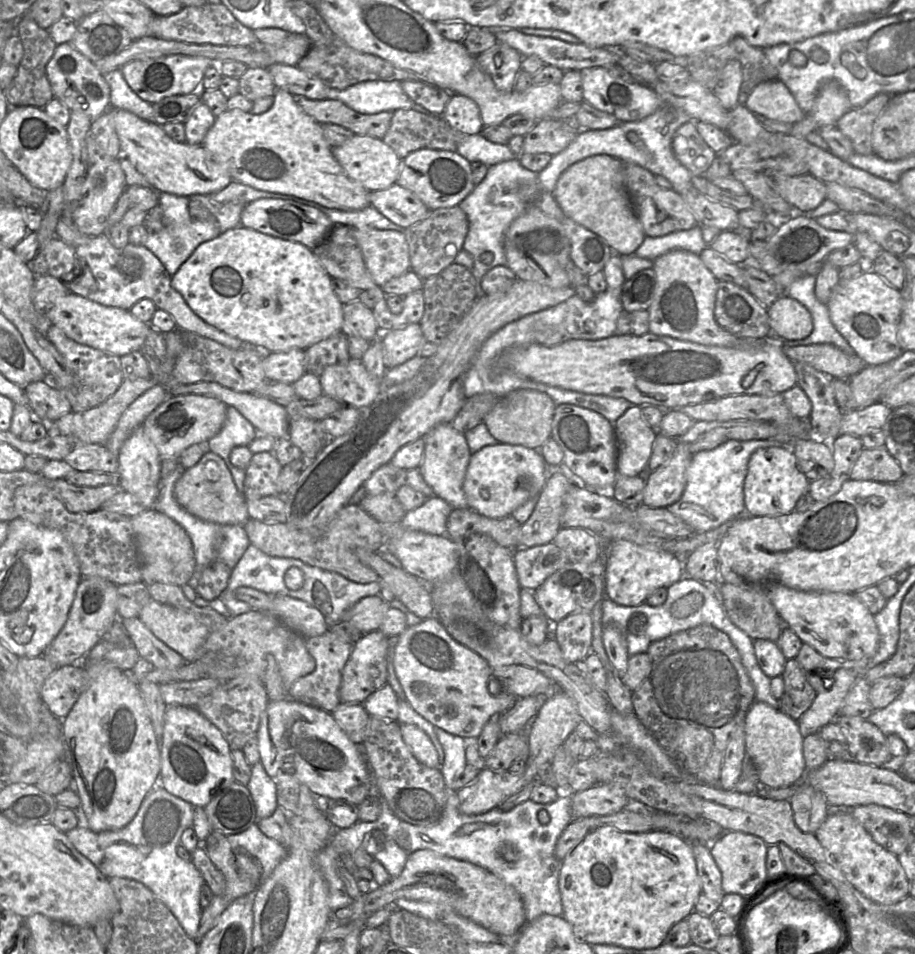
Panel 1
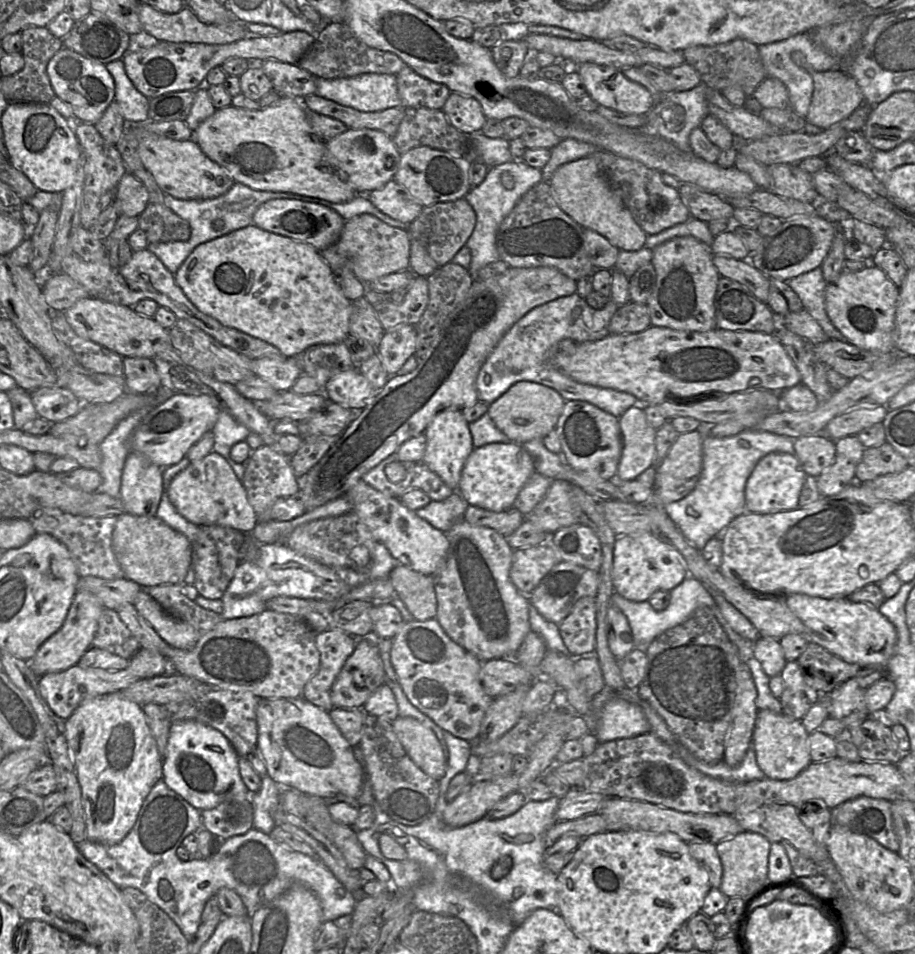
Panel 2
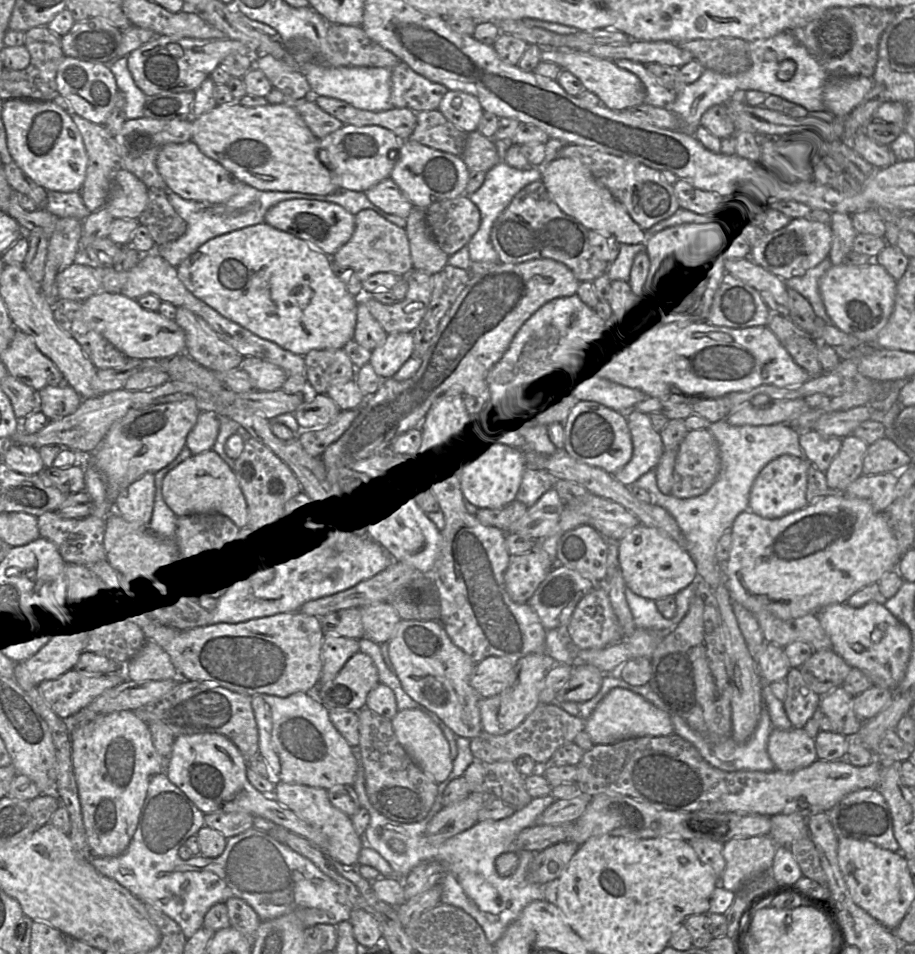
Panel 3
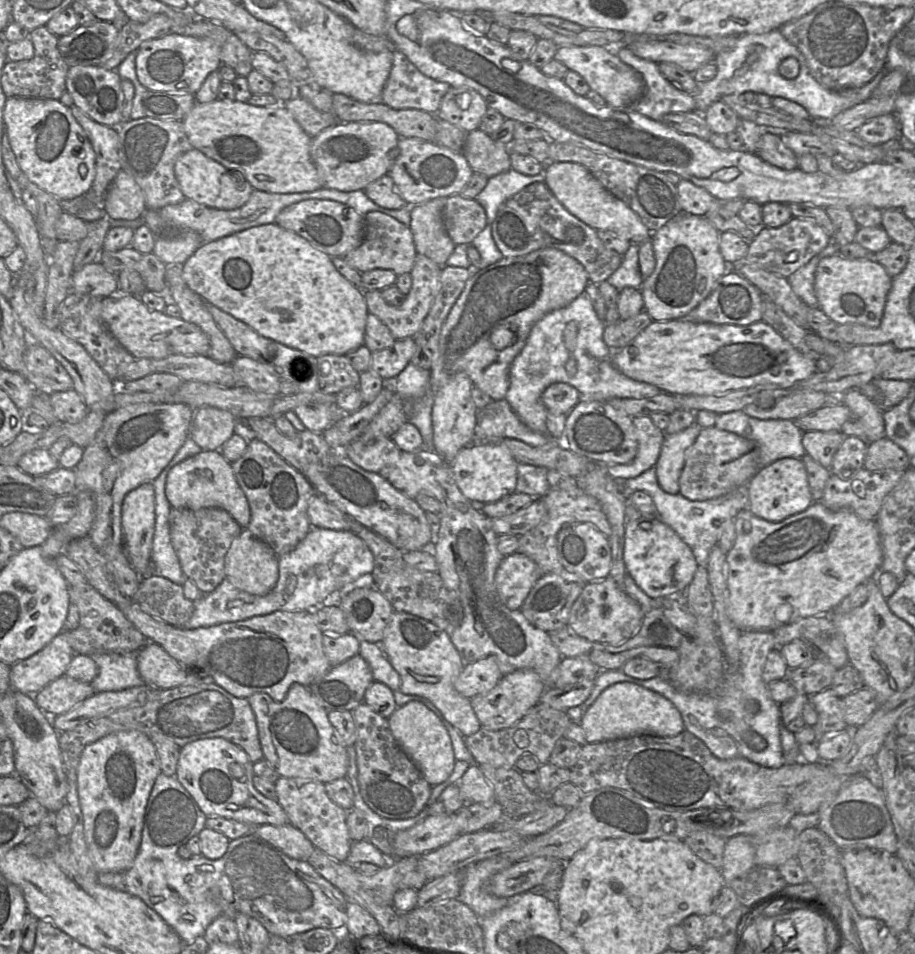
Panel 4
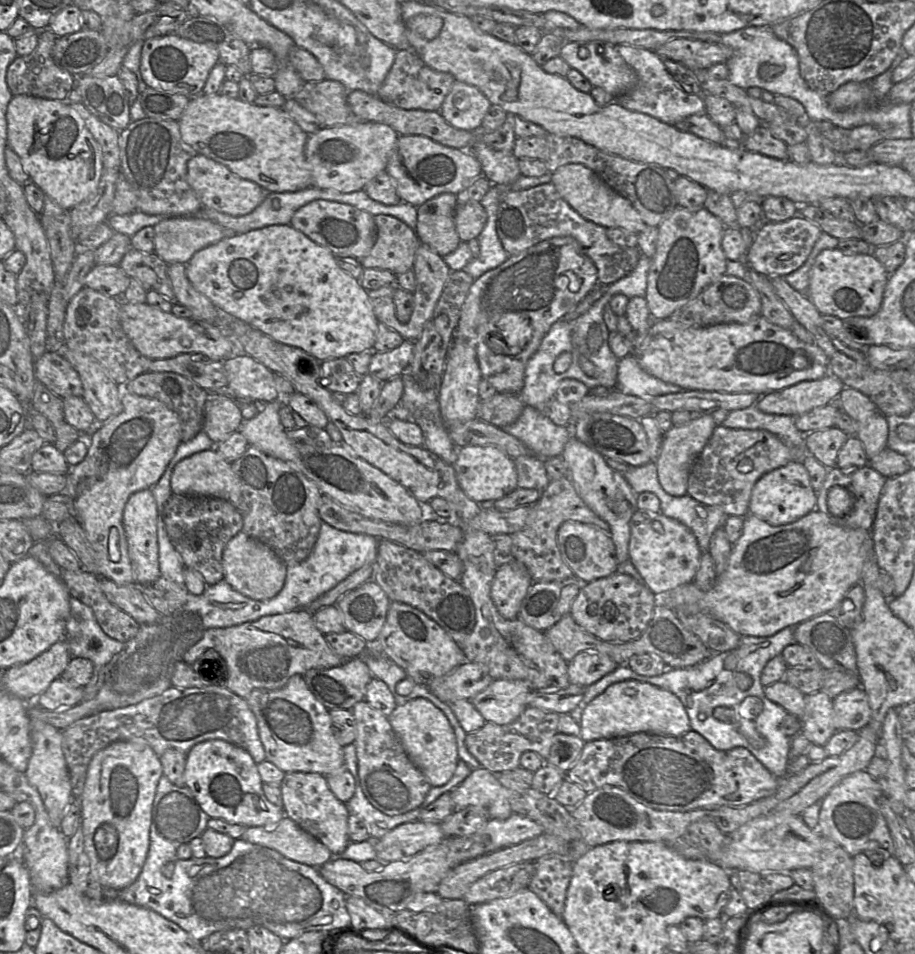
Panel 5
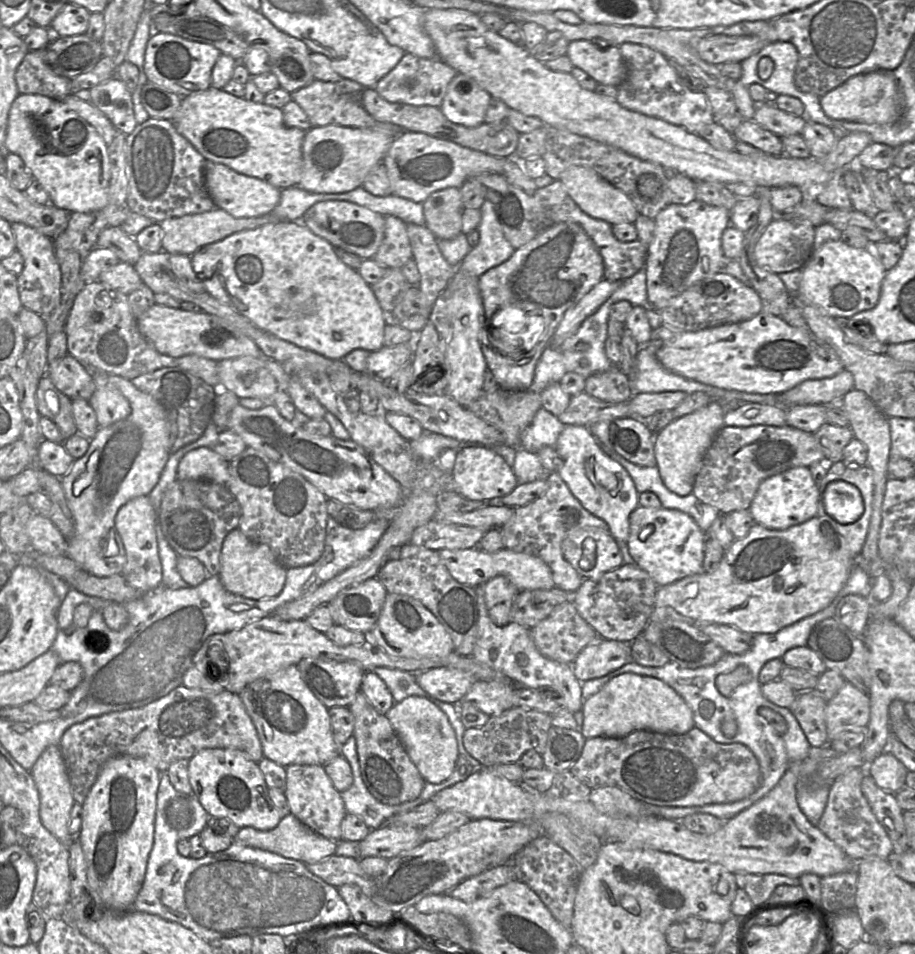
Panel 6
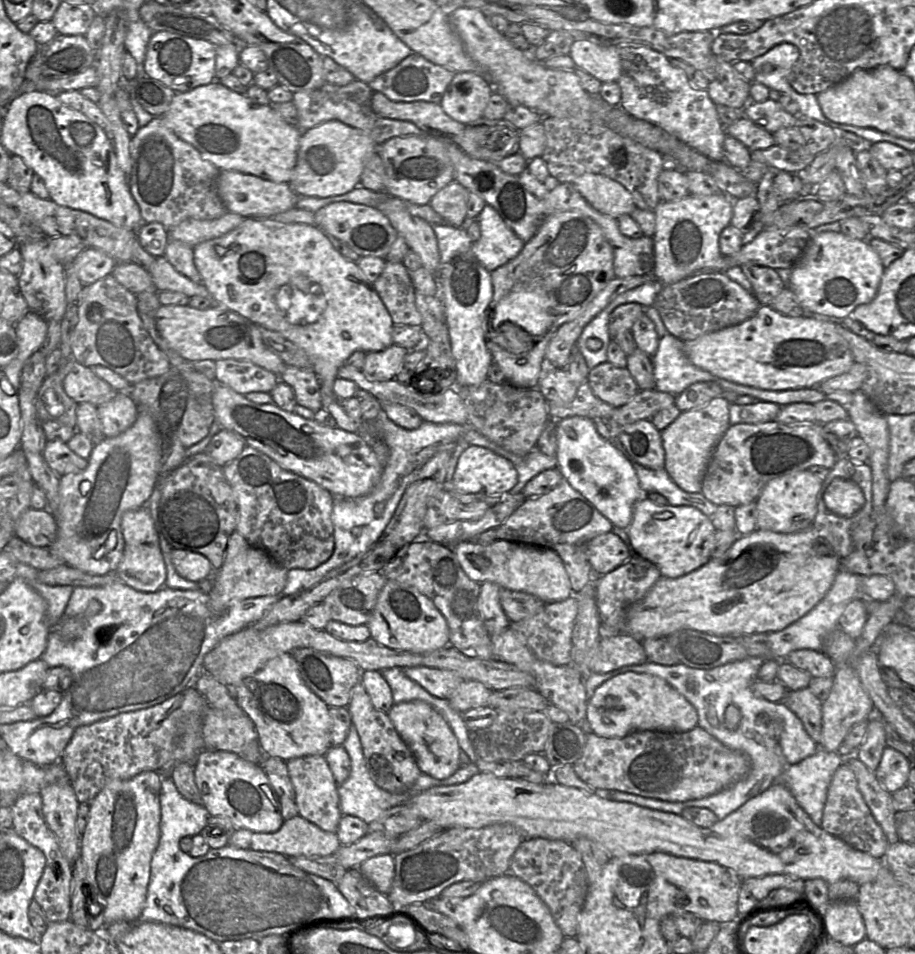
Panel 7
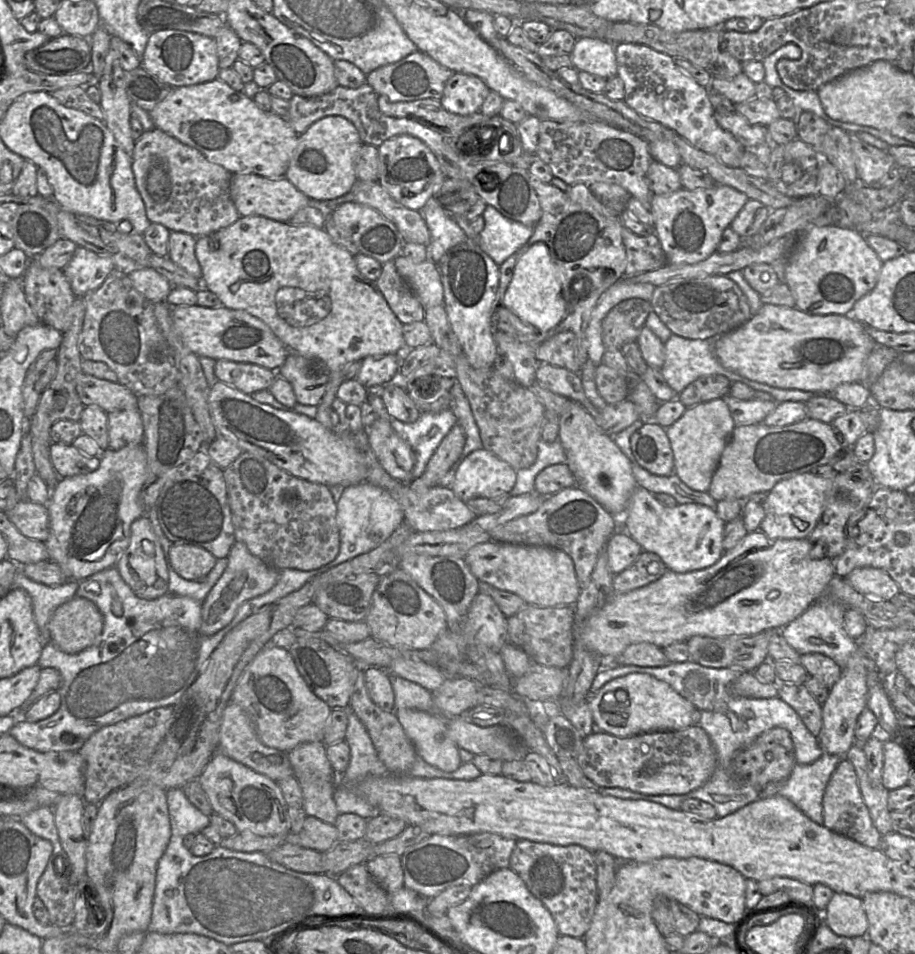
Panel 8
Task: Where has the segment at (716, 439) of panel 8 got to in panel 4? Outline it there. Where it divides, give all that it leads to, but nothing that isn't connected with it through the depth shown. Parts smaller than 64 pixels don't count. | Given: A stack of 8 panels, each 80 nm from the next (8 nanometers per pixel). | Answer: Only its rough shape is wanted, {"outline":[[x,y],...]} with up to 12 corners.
{"outline":[[701,427],[665,435],[655,465],[659,486],[679,494],[685,452]]}

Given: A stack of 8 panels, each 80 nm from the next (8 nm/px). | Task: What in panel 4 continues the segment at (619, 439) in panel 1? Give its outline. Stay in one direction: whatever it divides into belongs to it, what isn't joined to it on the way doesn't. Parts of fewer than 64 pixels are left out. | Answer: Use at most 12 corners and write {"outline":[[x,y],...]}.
{"outline":[[650,416],[632,418],[635,458],[605,466],[620,481],[639,476],[658,461],[664,432]]}

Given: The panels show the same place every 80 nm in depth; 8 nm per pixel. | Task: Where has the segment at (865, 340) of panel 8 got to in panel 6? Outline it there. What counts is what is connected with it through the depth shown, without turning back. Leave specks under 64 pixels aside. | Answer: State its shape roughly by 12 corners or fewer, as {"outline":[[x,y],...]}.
{"outline":[[760,312],[653,330],[670,372],[784,393],[843,370],[808,330]]}

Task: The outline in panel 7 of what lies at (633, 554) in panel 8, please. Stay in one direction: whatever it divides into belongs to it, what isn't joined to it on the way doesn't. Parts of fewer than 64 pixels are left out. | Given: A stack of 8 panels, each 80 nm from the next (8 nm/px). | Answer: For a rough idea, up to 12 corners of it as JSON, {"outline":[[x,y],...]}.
{"outline":[[617,534],[589,540],[585,554],[593,576],[627,562],[633,552]]}

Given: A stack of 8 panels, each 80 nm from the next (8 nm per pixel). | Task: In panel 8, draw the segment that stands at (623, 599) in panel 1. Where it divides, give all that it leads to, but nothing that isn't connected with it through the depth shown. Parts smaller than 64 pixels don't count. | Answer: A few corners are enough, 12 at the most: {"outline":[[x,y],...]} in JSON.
{"outline":[[639,486],[621,523],[676,573],[725,552],[726,523],[695,503],[667,507]]}

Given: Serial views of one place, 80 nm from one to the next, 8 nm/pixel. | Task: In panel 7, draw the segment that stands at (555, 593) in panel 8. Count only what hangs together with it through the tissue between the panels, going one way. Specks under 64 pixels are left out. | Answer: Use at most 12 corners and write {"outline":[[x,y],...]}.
{"outline":[[498,539],[451,547],[480,584],[545,603],[573,596],[551,549]]}

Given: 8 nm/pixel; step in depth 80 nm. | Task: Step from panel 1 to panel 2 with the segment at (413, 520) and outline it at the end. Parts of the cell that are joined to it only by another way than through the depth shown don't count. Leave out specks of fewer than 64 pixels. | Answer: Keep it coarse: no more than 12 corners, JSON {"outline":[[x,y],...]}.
{"outline":[[459,492],[415,512],[446,533],[468,505]]}

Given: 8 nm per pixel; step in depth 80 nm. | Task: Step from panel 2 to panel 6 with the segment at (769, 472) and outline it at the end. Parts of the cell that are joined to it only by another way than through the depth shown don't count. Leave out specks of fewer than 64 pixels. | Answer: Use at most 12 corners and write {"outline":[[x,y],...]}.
{"outline":[[808,467],[761,482],[754,522],[787,530],[817,515]]}

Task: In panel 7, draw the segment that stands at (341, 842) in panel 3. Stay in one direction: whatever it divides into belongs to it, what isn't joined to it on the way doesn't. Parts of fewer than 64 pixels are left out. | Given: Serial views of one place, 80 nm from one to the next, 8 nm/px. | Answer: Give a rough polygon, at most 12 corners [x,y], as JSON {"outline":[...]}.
{"outline":[[324,755],[287,761],[298,815],[336,833],[338,784]]}

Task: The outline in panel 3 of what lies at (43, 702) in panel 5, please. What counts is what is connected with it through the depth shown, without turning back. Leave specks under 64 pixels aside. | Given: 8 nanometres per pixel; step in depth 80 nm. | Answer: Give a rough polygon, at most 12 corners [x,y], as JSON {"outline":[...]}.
{"outline":[[73,668],[38,690],[67,719],[125,680],[117,672],[92,675]]}

